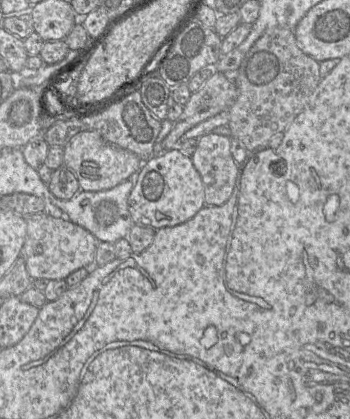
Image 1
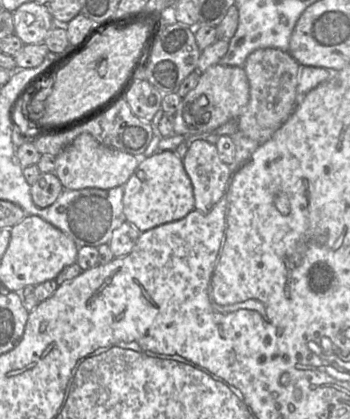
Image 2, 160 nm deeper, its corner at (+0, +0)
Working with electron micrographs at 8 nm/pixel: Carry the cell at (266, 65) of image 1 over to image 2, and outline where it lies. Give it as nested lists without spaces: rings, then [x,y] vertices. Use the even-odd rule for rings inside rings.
[[[260,48],[247,57],[243,67],[249,82],[249,102],[237,118],[238,132],[263,144],[288,120],[299,102],[297,86],[301,65],[289,51],[278,48]]]

